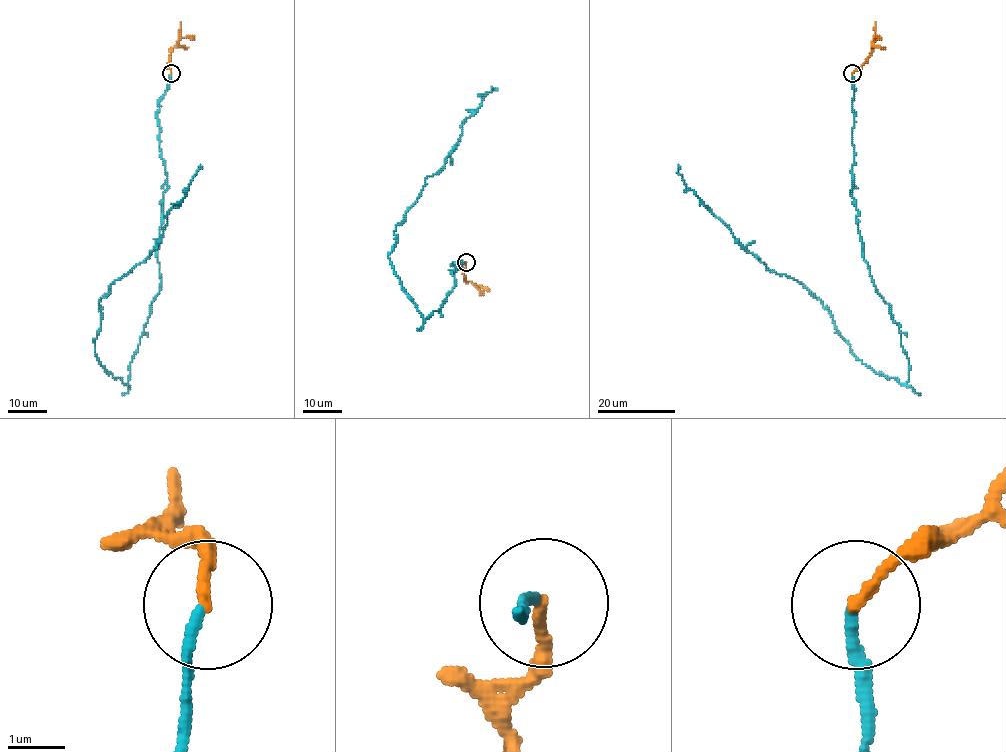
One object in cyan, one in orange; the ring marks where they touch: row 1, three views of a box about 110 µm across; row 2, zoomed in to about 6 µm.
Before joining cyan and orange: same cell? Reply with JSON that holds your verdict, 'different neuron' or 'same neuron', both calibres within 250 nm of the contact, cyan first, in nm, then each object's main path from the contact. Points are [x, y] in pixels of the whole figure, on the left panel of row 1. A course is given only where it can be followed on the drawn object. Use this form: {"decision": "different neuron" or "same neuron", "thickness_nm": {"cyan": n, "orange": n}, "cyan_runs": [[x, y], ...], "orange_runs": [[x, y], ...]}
{"decision": "same neuron", "thickness_nm": {"cyan": 190, "orange": 180}, "cyan_runs": [[170, 73], [157, 113], [167, 176], [159, 292], [123, 384], [96, 356], [98, 302], [149, 256], [200, 165]], "orange_runs": [[171, 73], [168, 62], [179, 40], [180, 22]]}

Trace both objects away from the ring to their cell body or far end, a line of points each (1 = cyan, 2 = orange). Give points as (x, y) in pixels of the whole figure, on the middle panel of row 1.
1: (465, 262), (453, 261), (454, 287), (424, 319), (388, 254), (461, 124), (495, 88)
2: (466, 262), (463, 275), (466, 281), (475, 285)

